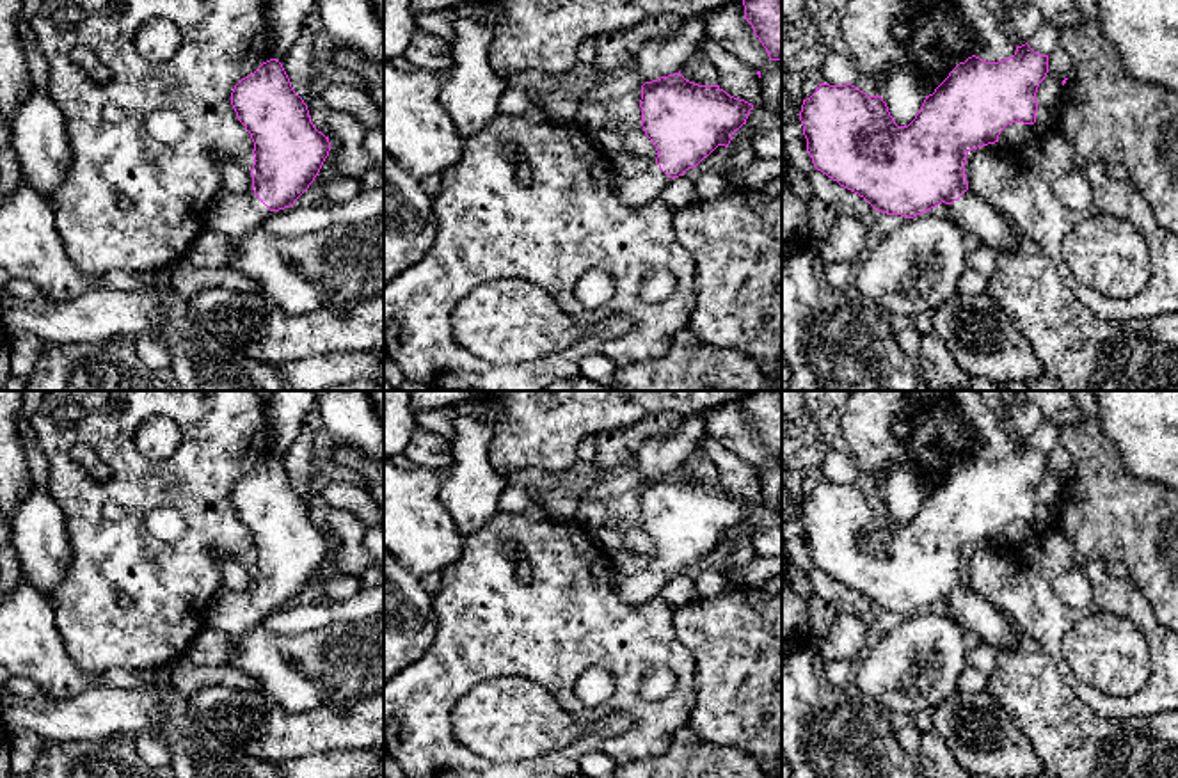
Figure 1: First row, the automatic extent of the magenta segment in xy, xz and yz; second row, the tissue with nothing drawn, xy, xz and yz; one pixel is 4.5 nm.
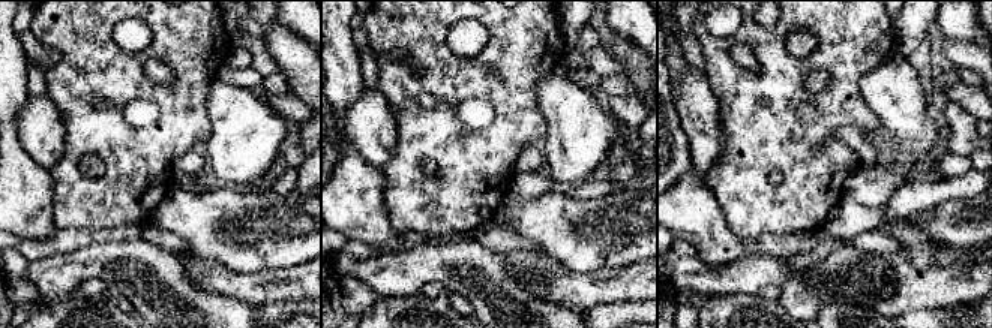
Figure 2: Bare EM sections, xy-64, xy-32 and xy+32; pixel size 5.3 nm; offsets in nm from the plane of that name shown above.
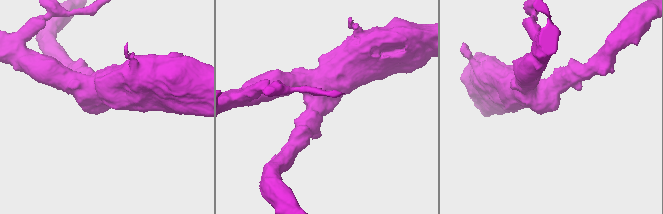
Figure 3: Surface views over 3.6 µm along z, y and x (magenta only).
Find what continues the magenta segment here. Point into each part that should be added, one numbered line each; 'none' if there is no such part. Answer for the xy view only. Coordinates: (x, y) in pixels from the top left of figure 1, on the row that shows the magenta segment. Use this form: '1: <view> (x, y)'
1: xy (231, 214)

